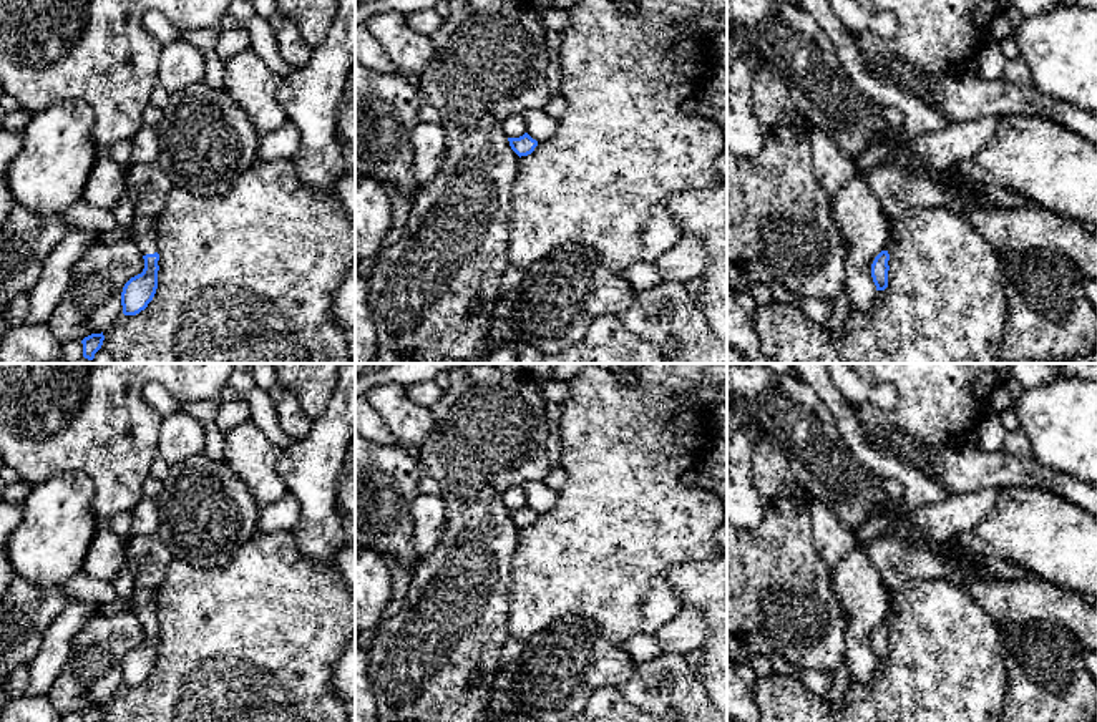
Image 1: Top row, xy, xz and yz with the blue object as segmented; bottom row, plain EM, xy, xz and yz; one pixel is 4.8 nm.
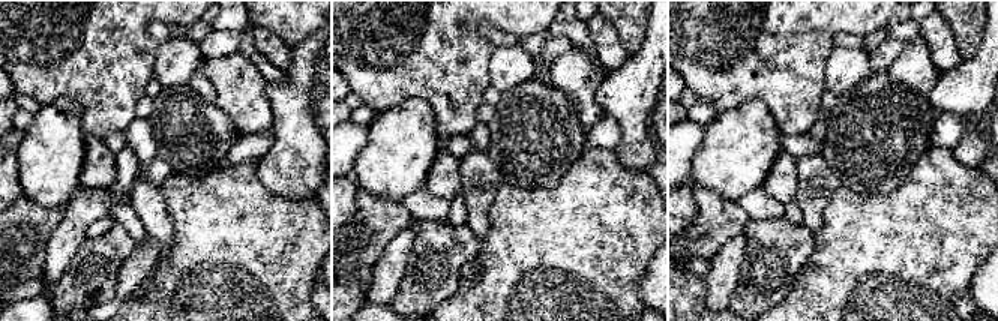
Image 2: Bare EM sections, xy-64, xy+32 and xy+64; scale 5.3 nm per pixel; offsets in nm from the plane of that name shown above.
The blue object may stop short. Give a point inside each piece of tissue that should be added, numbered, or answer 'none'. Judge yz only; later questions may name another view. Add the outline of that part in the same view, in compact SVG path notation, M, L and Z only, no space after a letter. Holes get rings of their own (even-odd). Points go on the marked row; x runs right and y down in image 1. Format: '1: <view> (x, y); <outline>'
none

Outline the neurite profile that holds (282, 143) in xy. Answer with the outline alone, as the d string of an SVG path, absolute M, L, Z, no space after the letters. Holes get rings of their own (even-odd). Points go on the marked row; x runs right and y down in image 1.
M285 121L279 129L261 138L259 163L292 159L300 148L300 134L294 123Z

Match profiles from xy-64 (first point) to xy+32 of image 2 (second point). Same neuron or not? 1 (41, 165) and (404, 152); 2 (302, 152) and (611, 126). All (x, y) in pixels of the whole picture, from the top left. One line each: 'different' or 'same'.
1: same
2: different

